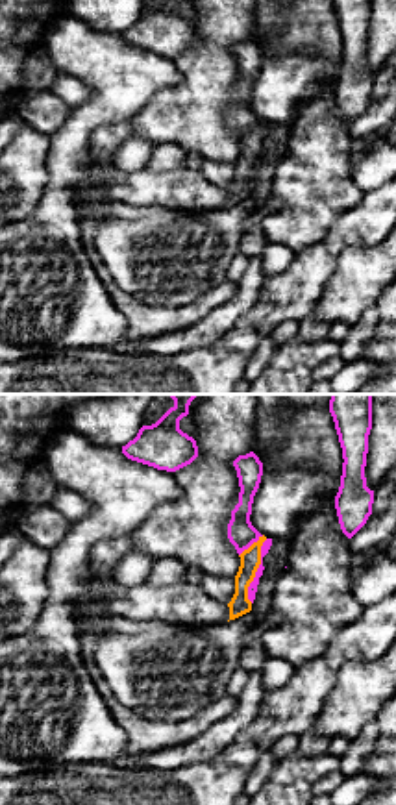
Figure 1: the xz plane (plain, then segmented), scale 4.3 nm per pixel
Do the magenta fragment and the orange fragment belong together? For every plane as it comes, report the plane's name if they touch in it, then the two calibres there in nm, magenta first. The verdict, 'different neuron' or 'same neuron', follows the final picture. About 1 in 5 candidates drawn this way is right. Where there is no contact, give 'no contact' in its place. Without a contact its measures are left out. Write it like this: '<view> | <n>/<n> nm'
xz | 50/90 nm

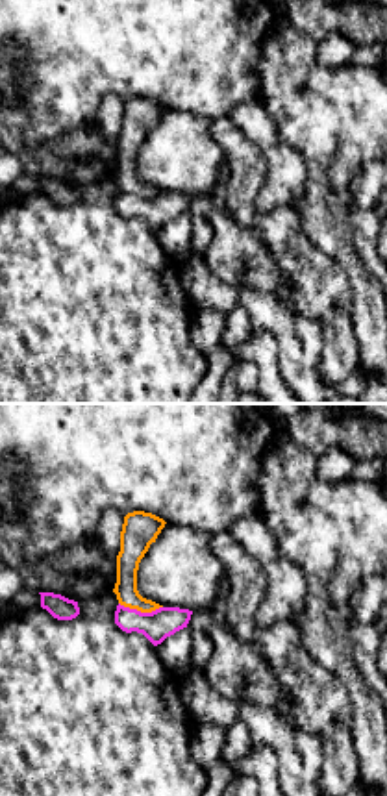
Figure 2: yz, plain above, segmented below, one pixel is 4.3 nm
yz | 140/100 nm

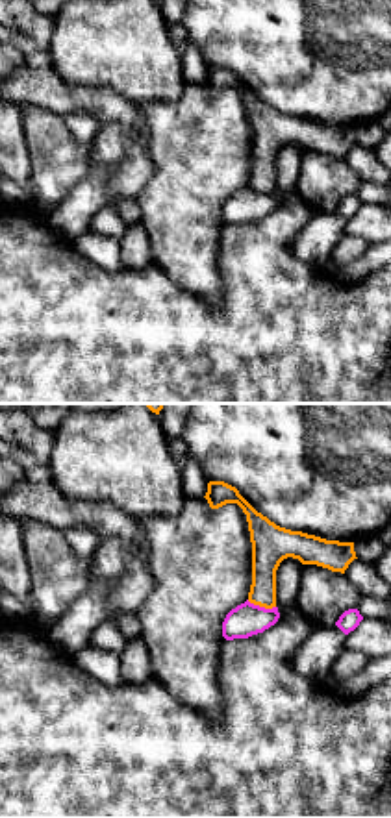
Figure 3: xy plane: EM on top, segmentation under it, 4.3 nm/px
xy | 140/140 nm

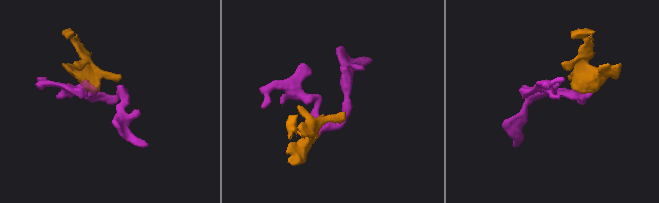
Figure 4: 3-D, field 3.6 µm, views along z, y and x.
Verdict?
different neuron

